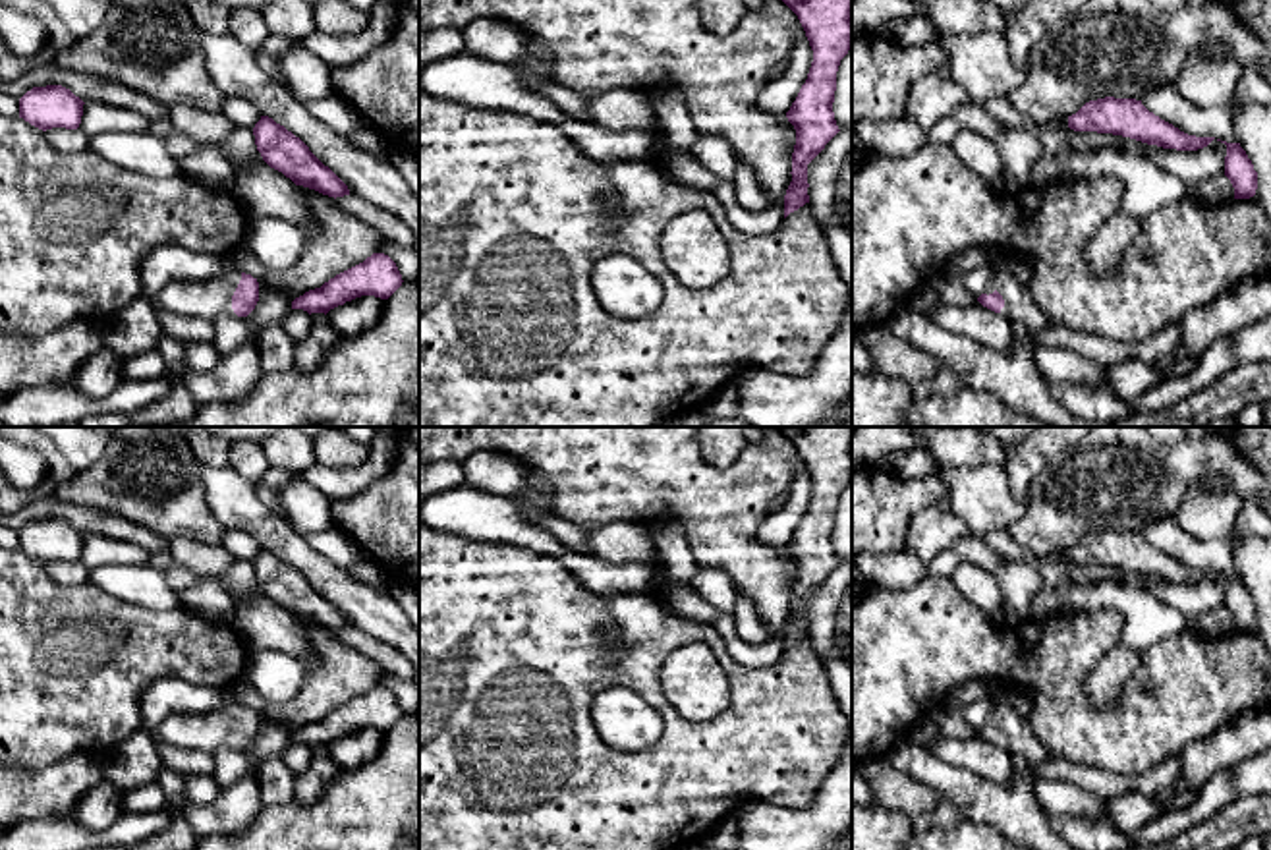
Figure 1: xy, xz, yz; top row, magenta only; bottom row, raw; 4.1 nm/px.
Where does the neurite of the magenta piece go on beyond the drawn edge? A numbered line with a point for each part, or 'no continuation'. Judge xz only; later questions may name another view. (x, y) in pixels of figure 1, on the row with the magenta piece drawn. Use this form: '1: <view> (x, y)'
no continuation

